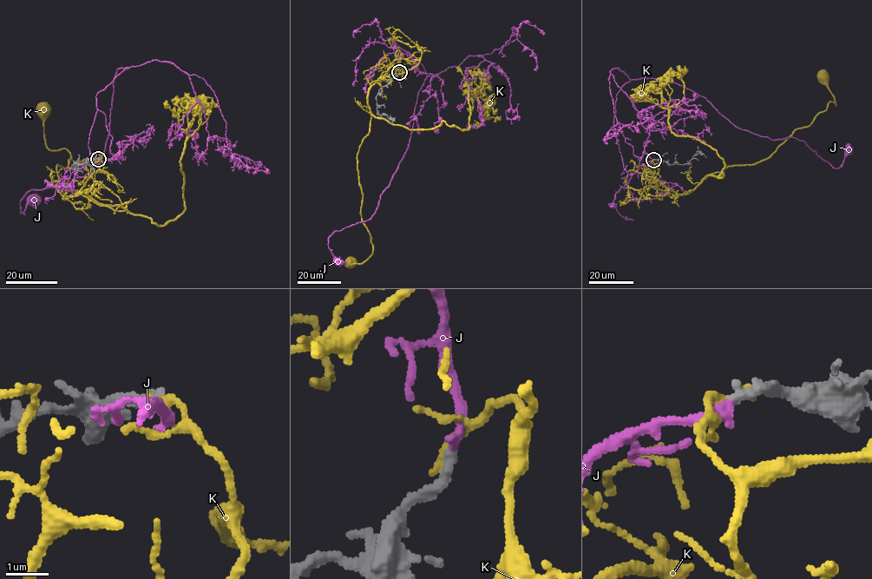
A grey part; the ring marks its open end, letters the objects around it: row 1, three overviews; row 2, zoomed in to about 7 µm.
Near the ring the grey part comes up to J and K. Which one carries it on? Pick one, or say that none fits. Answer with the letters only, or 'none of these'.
J

